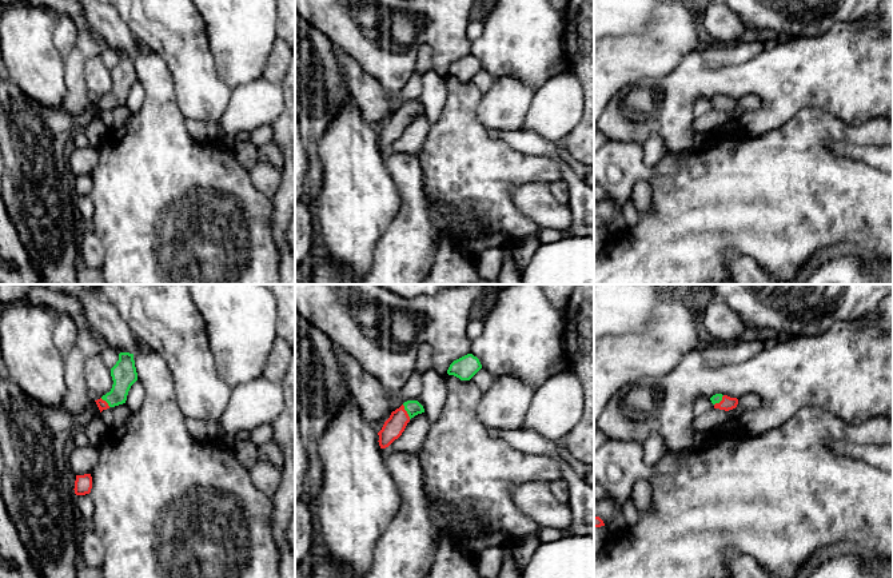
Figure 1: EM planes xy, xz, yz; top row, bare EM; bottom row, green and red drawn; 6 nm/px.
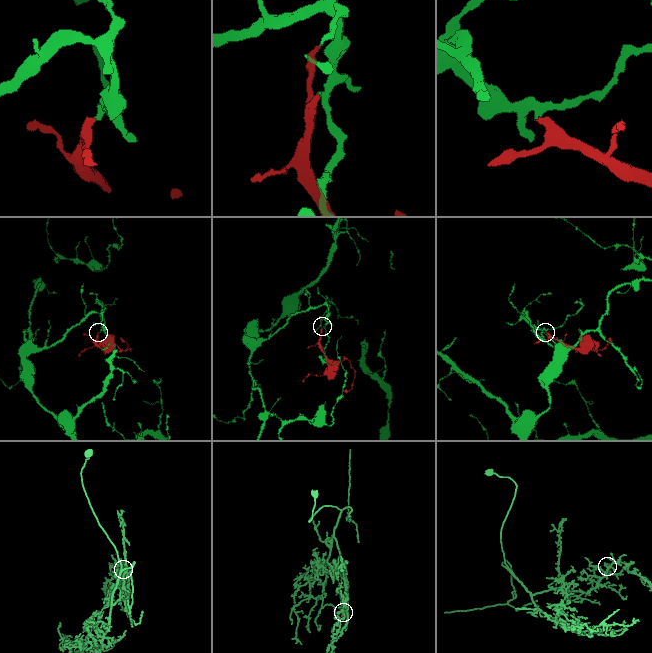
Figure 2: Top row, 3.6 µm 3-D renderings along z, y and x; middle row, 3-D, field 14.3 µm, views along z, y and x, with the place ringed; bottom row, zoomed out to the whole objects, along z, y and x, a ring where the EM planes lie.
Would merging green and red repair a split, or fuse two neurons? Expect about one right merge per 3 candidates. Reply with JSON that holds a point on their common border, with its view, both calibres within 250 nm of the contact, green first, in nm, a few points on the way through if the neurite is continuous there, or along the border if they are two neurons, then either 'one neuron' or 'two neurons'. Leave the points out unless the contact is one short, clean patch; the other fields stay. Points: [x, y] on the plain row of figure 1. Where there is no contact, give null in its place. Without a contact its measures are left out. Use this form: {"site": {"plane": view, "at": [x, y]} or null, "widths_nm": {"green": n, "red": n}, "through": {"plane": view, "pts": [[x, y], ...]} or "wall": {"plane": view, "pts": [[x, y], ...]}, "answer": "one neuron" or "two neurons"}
{"site": {"plane": "xz", "at": [406, 111]}, "widths_nm": {"green": 90, "red": 120}, "through": {"plane": "xz", "pts": [[413, 108], [406, 111], [394, 127]]}, "answer": "one neuron"}

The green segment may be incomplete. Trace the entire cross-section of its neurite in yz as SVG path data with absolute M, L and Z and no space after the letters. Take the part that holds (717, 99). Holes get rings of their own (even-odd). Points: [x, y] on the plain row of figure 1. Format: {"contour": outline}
{"contour": "M715 95L710 99L711 104L714 105L714 109L719 109L719 111L733 111L737 108L738 105L738 100L737 99L730 99L727 96L722 96L722 95Z"}

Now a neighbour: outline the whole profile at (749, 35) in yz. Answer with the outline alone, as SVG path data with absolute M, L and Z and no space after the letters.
M746 28L745 32L739 37L739 43L761 43L764 44L766 40L777 39L777 33L770 29L750 29Z

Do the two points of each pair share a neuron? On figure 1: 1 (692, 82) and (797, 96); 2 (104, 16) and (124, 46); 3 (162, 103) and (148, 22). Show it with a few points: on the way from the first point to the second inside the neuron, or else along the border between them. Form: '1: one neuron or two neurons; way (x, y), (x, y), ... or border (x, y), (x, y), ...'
1: one neuron; way (718, 82), (770, 82)
2: one neuron; way (107, 23), (122, 39)
3: two neurons; border (144, 48), (155, 52), (163, 60), (172, 79)

